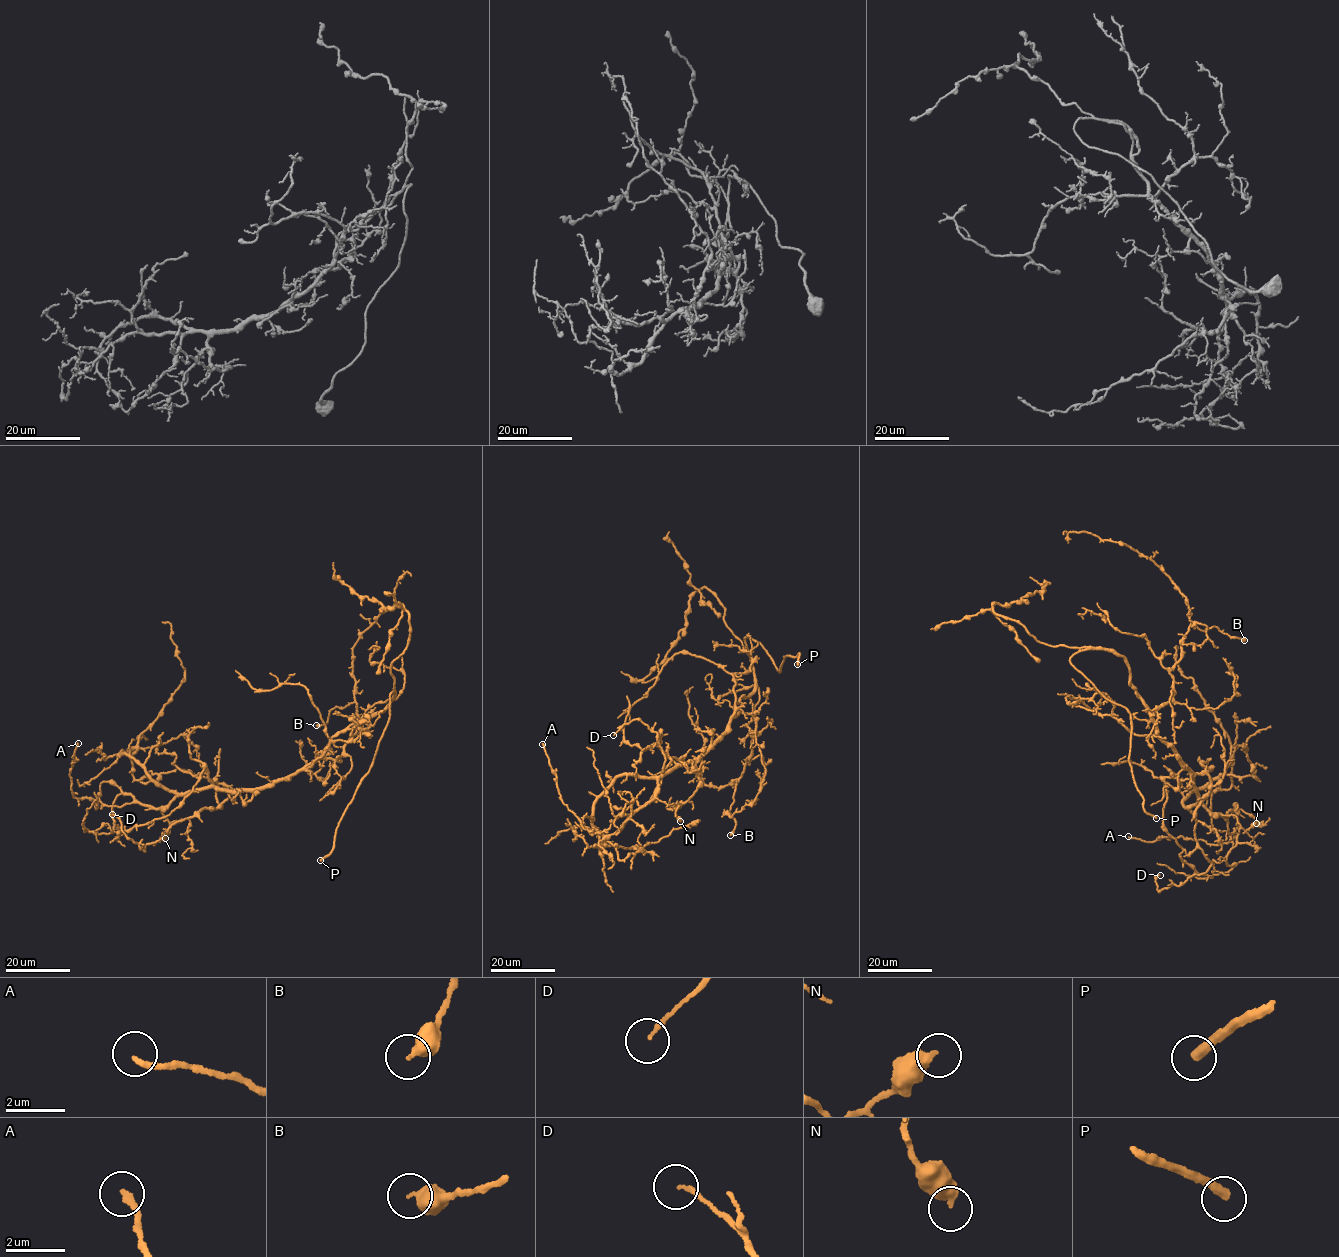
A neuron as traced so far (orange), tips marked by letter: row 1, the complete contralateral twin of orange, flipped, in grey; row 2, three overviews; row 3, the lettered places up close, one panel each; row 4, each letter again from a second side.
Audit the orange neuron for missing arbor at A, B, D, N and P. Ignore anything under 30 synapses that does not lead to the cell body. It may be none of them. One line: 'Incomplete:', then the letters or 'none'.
Incomplete: P

